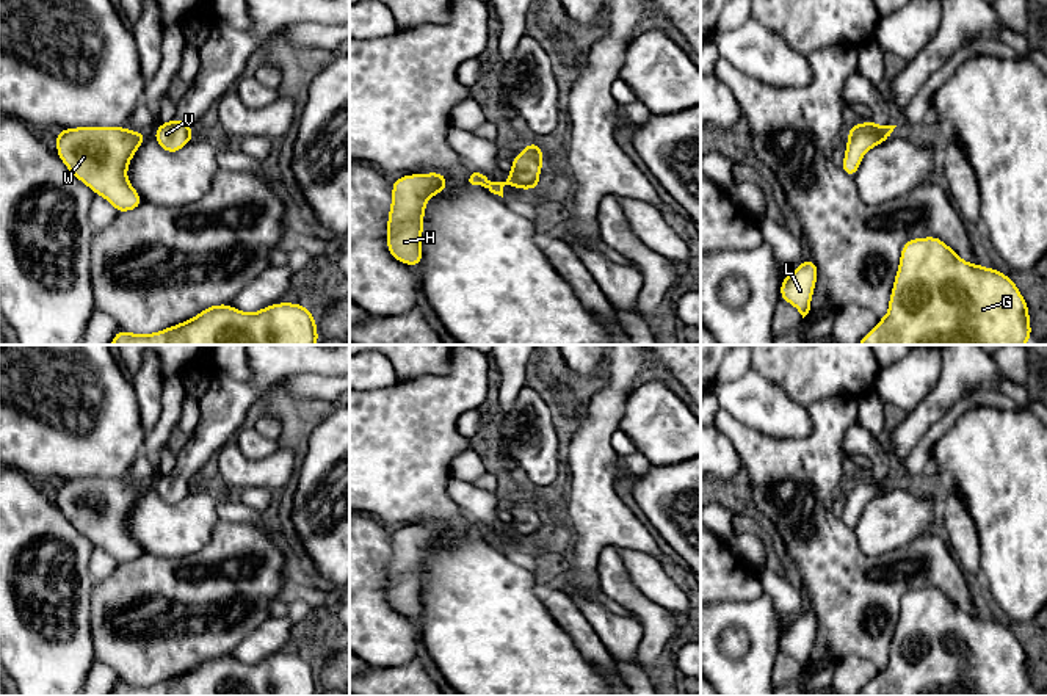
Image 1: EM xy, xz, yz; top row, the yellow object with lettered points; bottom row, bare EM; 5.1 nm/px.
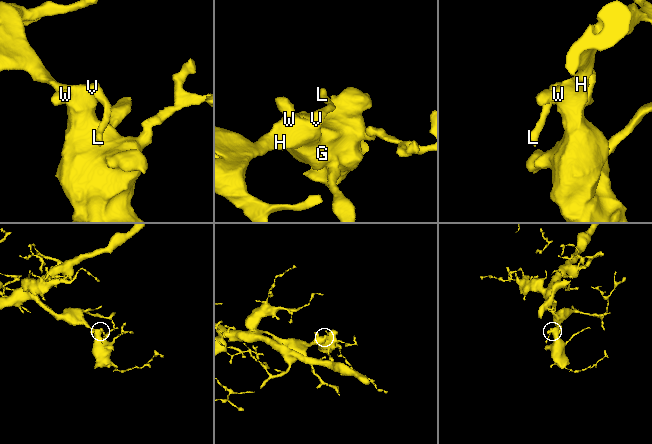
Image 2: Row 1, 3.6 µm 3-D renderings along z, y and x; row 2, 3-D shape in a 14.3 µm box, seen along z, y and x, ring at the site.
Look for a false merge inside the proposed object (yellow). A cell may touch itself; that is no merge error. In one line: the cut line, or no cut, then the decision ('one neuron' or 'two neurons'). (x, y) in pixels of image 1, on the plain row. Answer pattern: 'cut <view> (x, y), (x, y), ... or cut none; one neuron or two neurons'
cut none; one neuron

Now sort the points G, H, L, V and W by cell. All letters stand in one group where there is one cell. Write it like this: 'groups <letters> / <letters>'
groups G H L V W

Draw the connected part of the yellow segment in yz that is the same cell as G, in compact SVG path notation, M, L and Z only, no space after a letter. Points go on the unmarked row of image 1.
M931 586L903 596L889 663L857 696L1025 696L1030 688L1028 655L1014 632L965 613Z

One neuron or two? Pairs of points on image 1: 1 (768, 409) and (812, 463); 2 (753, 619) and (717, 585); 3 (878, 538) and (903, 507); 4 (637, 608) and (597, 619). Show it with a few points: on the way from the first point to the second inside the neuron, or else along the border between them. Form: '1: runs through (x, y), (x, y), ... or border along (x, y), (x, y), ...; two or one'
1: border along (809, 409), (811, 431), (803, 438), (779, 439); two
2: border along (762, 591), (756, 598), (742, 602); two
3: runs through (881, 530), (897, 514); one
4: border along (633, 616), (641, 627), (638, 652); two

